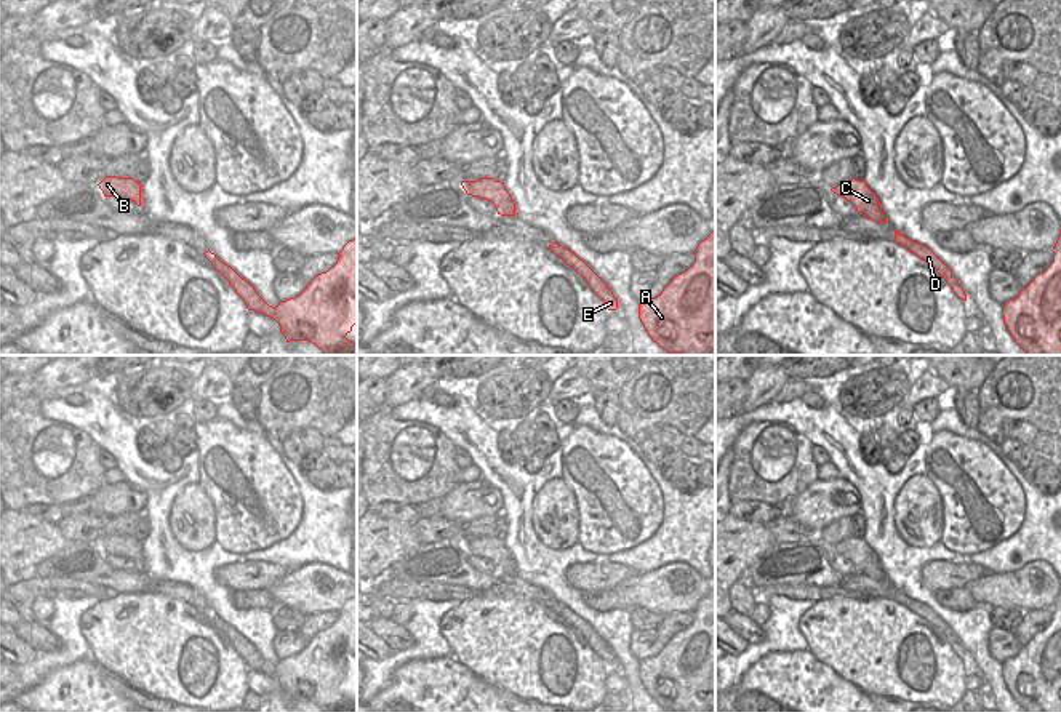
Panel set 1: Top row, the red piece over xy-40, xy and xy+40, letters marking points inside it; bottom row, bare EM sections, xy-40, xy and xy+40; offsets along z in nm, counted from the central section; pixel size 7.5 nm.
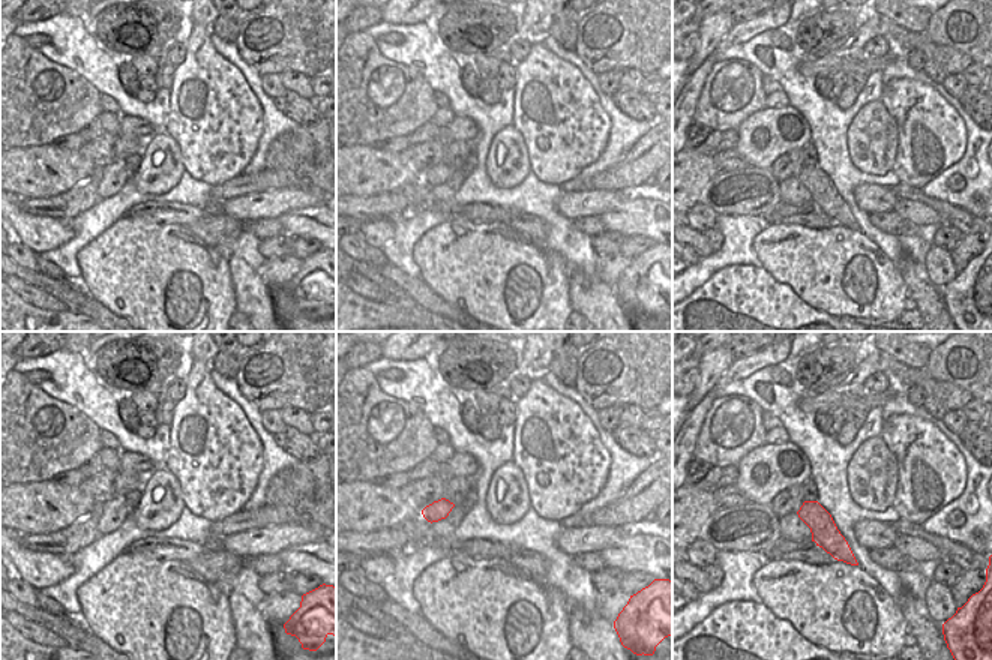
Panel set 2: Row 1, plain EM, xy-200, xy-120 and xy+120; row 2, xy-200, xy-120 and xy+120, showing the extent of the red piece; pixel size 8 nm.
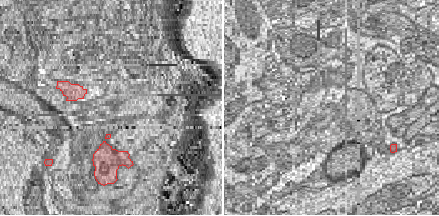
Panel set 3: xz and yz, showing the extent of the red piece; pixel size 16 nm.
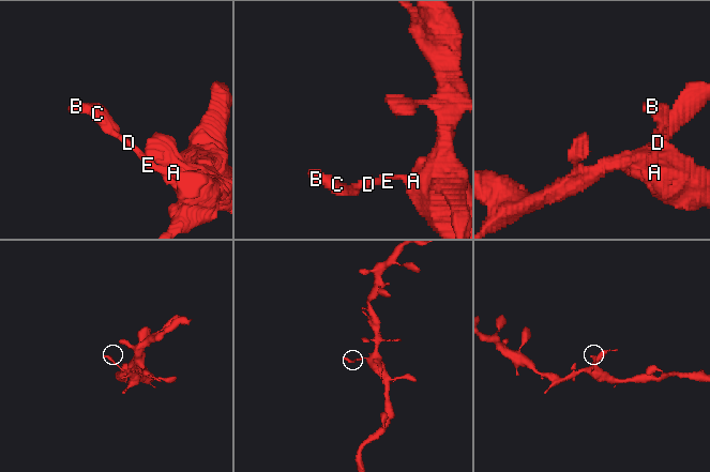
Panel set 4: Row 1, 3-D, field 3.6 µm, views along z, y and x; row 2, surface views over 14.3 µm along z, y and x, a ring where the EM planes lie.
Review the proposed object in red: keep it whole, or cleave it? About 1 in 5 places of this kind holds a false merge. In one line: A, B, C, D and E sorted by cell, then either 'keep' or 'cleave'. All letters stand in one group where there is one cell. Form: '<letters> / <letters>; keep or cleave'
A B C D E; keep

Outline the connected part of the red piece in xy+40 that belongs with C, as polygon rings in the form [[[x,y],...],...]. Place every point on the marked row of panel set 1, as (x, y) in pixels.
[[[851,178],[832,187],[831,190],[847,198],[856,208],[858,214],[863,214],[875,222],[887,222],[877,195],[864,181]]]

